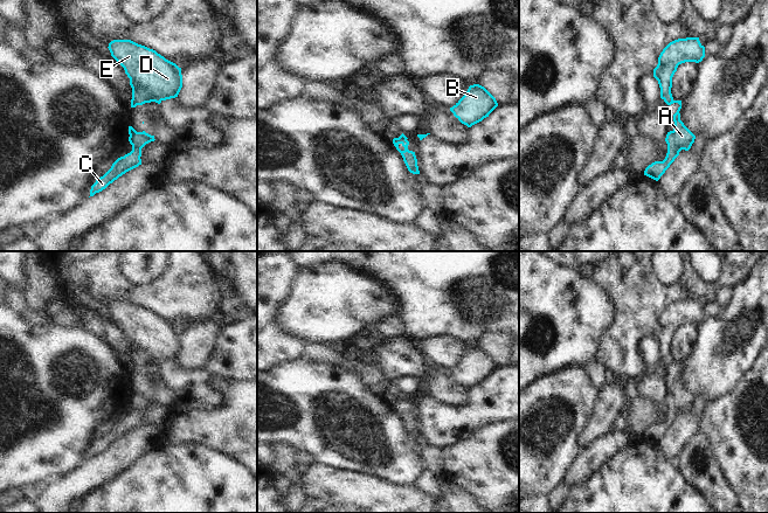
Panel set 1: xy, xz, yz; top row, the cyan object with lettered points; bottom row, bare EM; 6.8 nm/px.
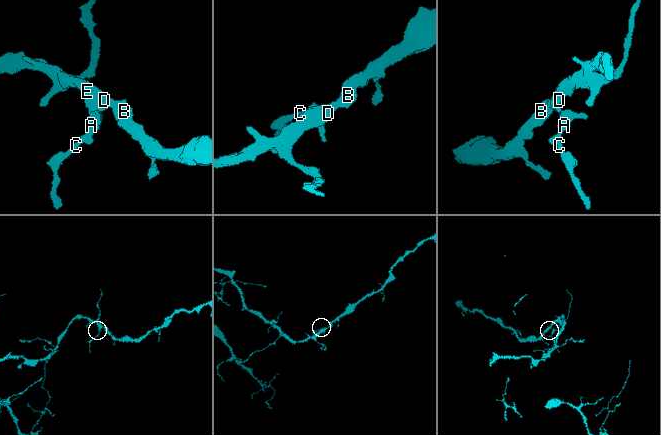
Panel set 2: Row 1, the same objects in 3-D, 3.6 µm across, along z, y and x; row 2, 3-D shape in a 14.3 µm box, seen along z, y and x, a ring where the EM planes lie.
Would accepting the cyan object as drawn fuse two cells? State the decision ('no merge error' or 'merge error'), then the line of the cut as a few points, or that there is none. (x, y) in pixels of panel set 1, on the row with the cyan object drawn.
no merge error | no cut

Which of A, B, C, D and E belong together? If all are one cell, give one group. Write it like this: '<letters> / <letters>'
A B C D E

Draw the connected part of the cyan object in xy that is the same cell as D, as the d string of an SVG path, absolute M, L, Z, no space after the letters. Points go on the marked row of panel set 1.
M113 40L108 48L130 78L131 108L178 97L182 75L175 63L131 40Z

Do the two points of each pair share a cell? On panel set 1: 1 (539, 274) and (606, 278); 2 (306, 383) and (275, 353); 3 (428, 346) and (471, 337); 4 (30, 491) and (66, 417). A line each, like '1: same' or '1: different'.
1: different
2: different
3: different
4: different

